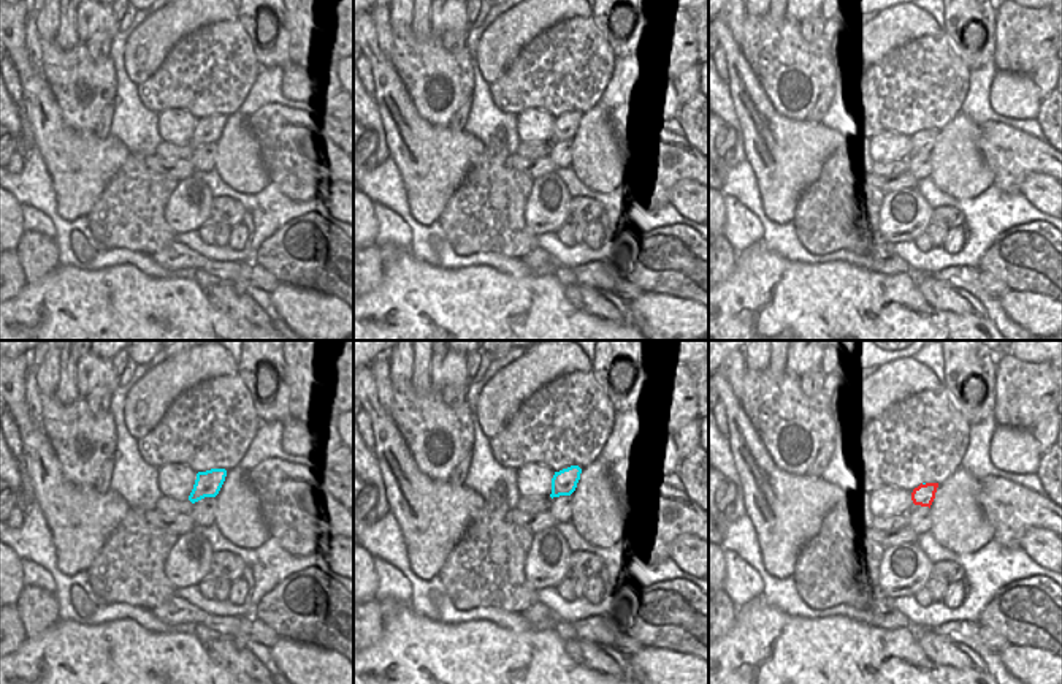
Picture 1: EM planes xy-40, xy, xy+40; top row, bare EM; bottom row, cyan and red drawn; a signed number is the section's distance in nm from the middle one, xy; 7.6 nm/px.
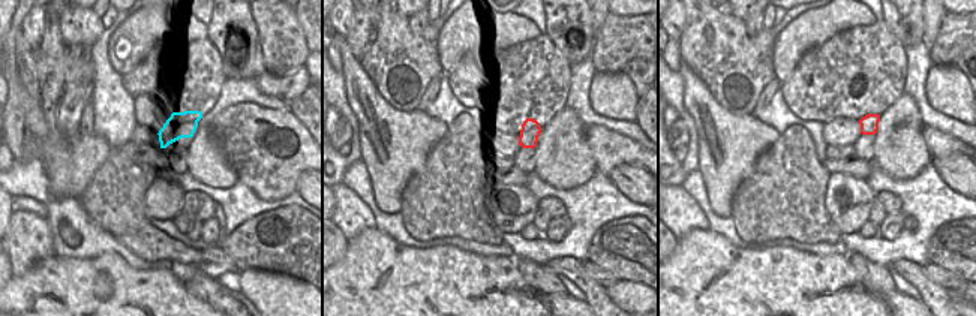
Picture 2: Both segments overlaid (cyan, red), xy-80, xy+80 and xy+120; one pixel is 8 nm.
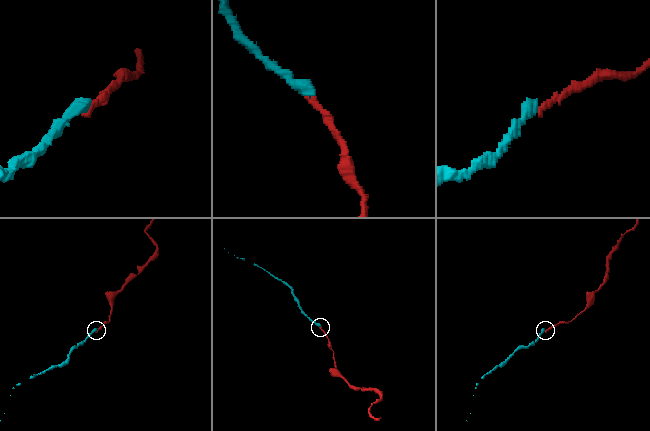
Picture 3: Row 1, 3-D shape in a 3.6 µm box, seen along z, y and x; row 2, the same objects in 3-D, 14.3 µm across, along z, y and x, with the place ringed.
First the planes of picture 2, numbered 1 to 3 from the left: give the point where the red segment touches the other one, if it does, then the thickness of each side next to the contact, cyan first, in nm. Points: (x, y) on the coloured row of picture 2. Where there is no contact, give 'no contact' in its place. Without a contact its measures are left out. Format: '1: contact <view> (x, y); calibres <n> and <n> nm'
1: no contact
2: no contact
3: no contact

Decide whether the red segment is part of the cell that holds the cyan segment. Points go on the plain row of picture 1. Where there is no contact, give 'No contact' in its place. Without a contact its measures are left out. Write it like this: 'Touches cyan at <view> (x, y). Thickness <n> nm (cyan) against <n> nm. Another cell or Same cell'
No contact. Same cell.

